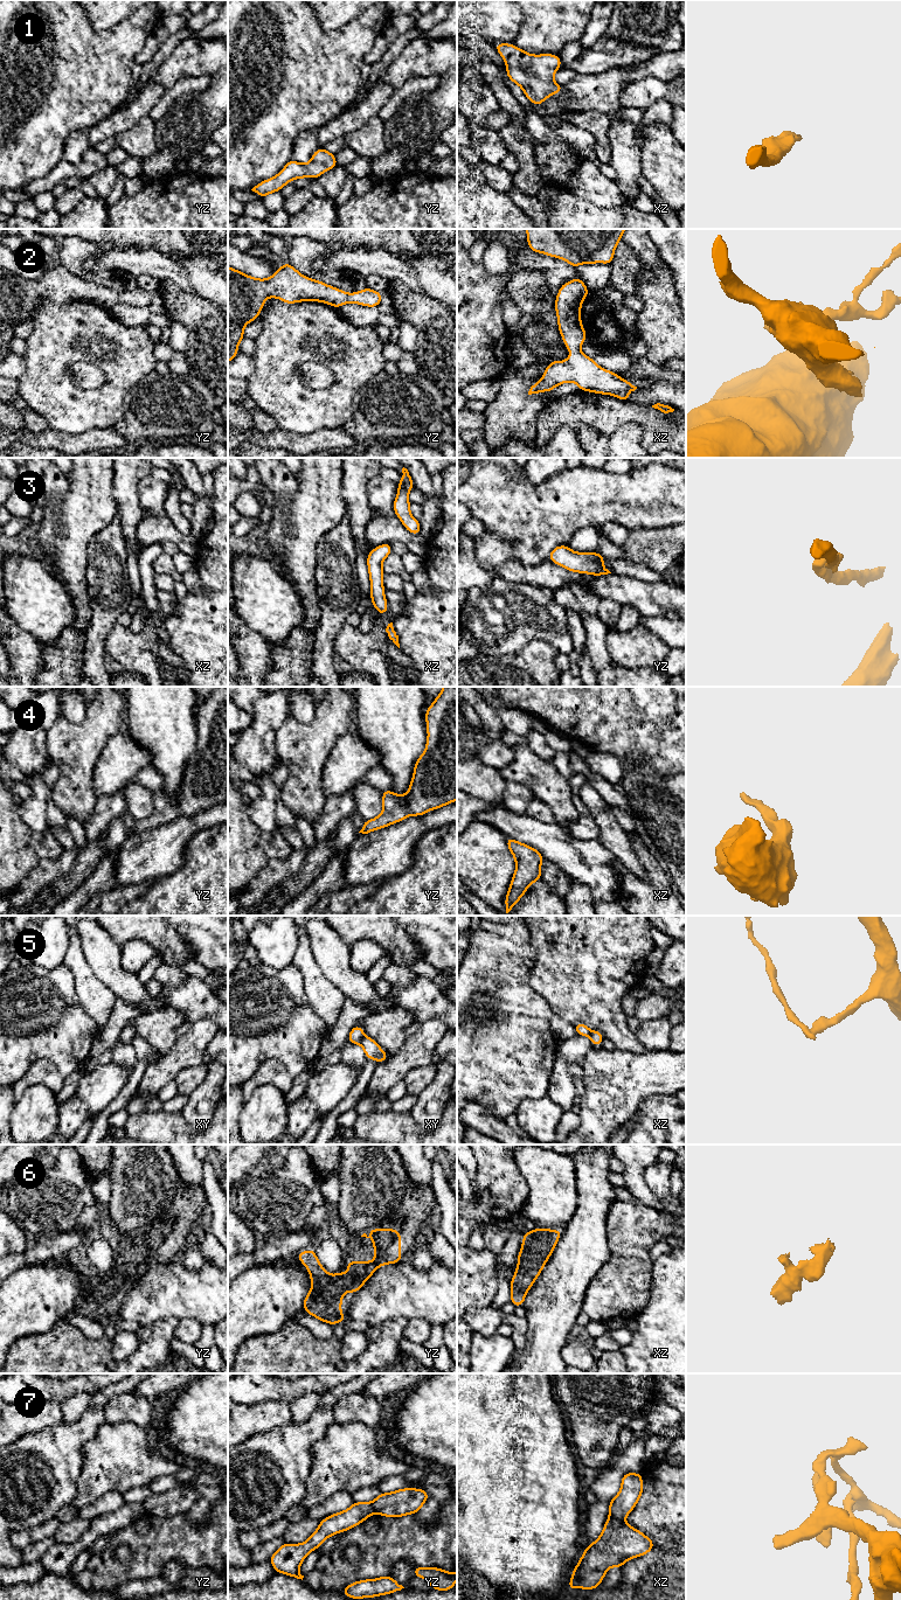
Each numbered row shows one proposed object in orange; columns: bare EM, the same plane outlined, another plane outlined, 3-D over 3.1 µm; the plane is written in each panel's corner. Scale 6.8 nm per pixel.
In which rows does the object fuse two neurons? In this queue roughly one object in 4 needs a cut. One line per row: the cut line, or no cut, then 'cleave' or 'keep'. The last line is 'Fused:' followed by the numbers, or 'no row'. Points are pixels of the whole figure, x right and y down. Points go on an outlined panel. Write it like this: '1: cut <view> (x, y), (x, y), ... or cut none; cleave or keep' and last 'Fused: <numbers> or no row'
1: cut none; keep
2: cut none; keep
3: cut none; keep
4: cut none; keep
5: cut xy (364, 1035), (360, 1042); cleave
6: cut none; keep
7: cut xz (609, 1516), (623, 1520); cleave
Fused: 5, 7

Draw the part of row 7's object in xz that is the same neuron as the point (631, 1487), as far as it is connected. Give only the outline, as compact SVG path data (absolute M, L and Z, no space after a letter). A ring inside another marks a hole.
M625 1473L621 1491L609 1502L609 1517L624 1519L642 1498L643 1477L640 1473Z

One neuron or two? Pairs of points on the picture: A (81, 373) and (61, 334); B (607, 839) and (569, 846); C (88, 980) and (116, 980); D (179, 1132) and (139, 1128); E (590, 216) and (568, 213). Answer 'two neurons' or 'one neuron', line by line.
A: two neurons
B: two neurons
C: two neurons
D: one neuron
E: one neuron

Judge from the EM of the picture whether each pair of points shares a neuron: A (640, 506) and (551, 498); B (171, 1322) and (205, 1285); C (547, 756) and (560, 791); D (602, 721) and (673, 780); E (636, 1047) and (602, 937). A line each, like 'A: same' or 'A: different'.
A: same
B: different
C: different
D: different
E: same

